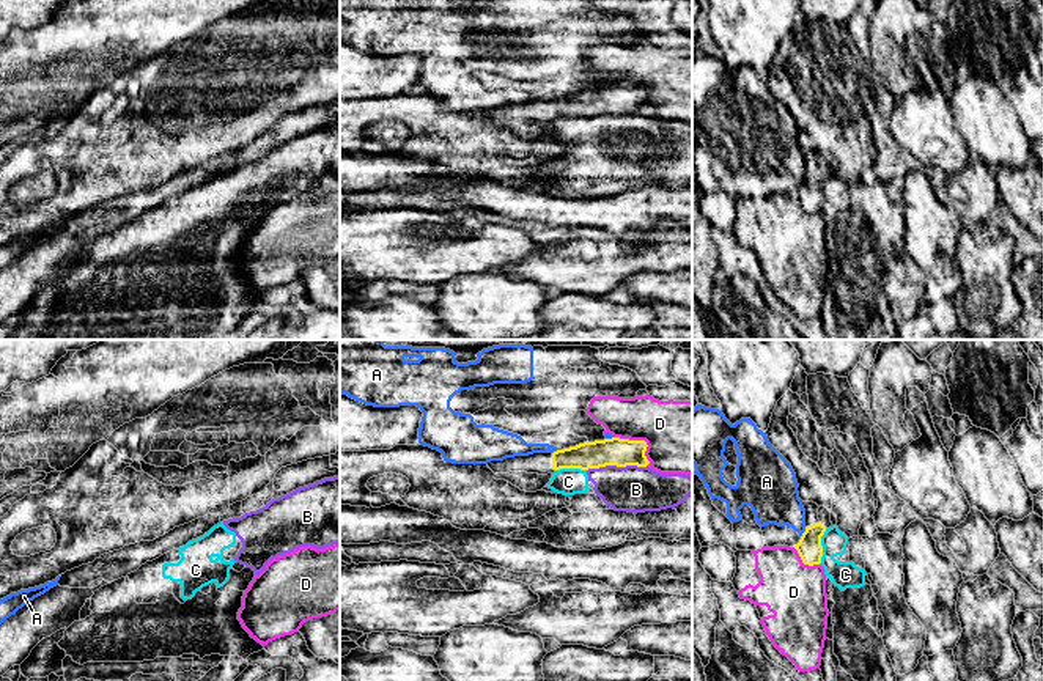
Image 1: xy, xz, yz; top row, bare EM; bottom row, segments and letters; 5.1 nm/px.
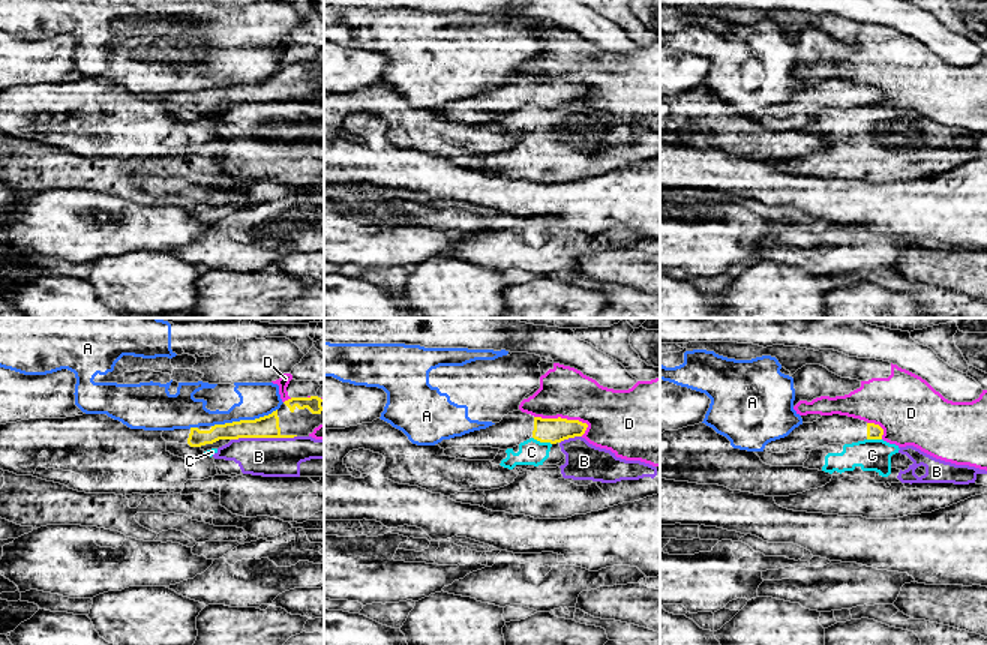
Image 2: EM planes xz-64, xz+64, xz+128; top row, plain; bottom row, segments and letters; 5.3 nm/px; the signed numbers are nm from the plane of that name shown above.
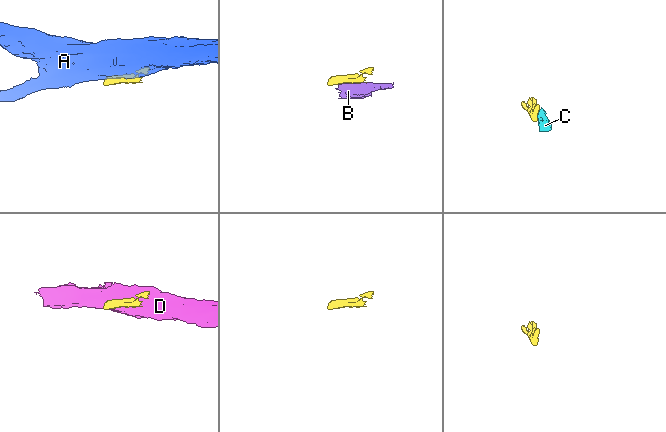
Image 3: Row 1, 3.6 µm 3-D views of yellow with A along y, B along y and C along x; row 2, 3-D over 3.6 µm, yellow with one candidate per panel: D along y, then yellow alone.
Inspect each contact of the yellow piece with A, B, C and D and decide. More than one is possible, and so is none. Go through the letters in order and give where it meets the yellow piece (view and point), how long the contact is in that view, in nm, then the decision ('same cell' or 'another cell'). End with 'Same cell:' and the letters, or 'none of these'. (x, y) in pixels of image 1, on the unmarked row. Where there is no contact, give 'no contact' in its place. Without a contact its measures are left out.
A: yz (804, 180) | 60 nm | another cell
B: xz (617, 114) | 320 nm | another cell
C: yz (821, 194) | 190 nm | another cell
D: xz (641, 88) | 240 nm | another cell
Same cell: none of these

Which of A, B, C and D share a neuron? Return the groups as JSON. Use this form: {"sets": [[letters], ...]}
{"sets": [["A"], ["B", "C"], ["D"]]}

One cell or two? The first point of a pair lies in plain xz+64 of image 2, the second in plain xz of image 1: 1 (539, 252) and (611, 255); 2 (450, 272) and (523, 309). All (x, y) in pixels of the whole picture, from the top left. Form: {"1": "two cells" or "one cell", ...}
{"1": "one cell", "2": "one cell"}

